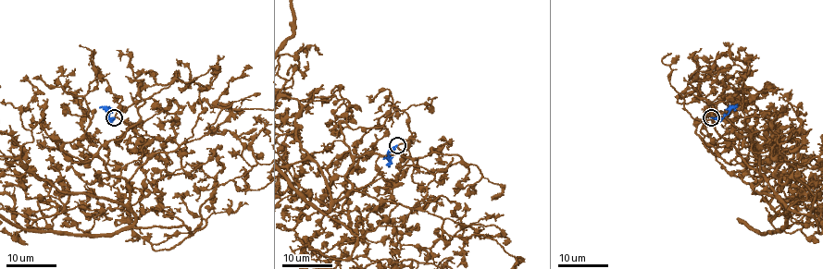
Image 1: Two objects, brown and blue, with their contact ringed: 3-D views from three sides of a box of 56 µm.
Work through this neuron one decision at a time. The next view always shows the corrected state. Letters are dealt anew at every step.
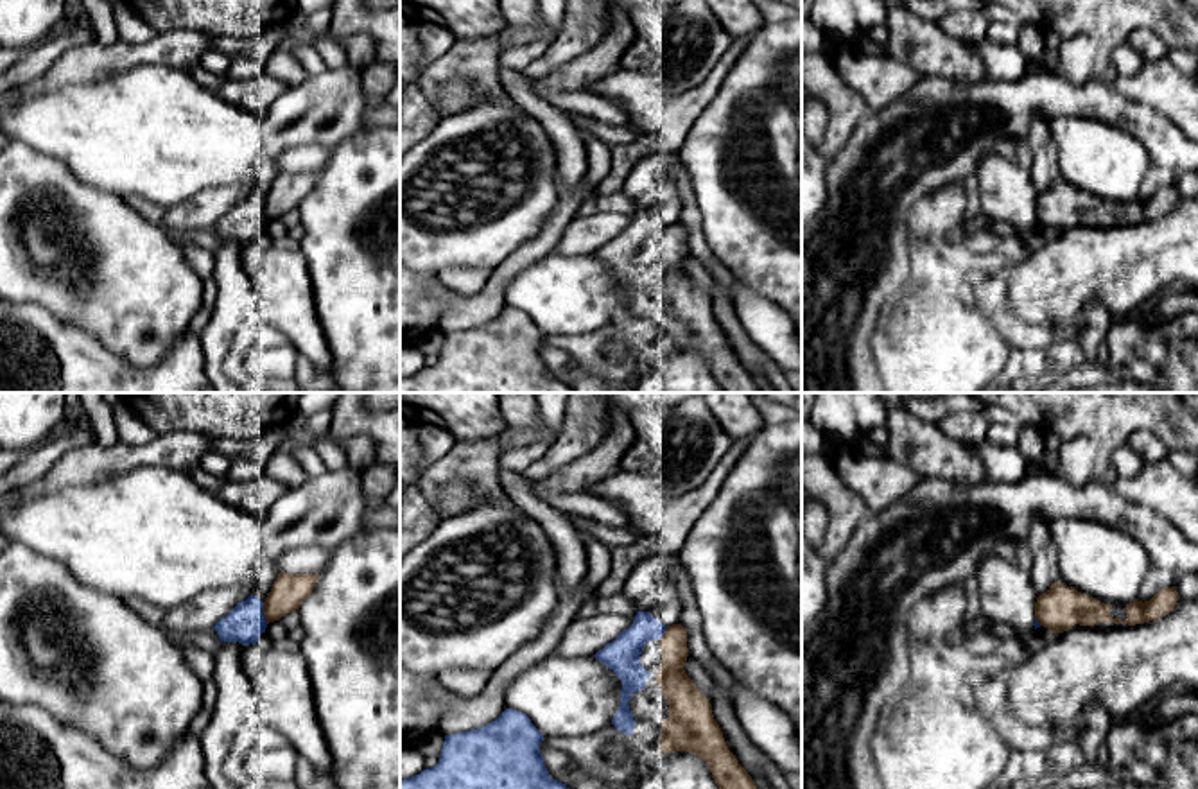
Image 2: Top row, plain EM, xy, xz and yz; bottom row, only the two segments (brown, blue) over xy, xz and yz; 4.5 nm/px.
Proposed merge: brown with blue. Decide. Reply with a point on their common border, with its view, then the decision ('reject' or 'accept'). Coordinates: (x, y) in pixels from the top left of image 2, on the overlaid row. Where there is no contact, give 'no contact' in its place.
xy (264, 614) | accept

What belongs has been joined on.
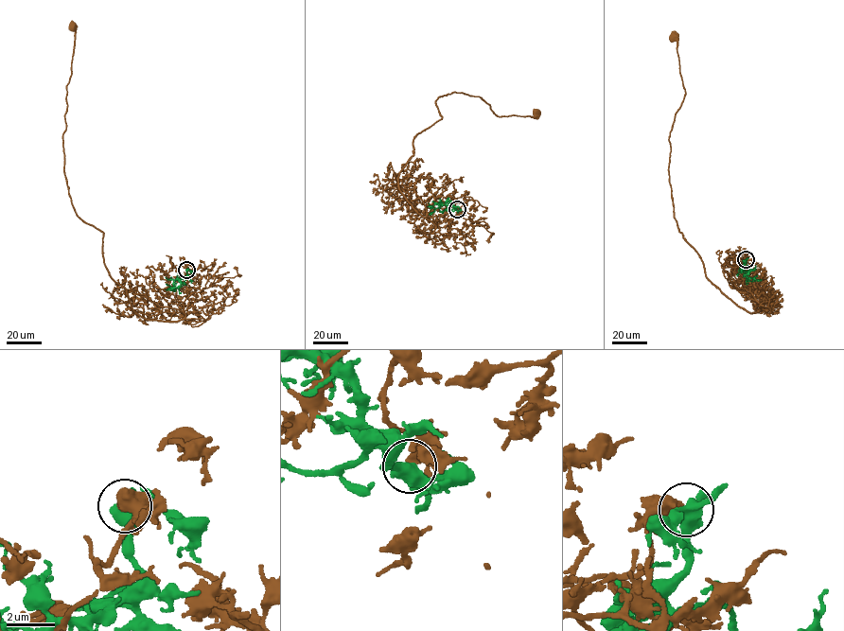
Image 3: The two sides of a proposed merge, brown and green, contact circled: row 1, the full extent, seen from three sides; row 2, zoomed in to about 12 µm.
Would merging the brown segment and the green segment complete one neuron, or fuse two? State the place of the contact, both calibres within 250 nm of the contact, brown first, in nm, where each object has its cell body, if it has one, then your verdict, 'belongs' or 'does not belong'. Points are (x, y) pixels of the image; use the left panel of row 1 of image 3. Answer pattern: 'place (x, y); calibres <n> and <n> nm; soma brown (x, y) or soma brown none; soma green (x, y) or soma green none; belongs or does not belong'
place (186, 270); calibres 550 and 550 nm; soma brown (73, 26); soma green none; does not belong

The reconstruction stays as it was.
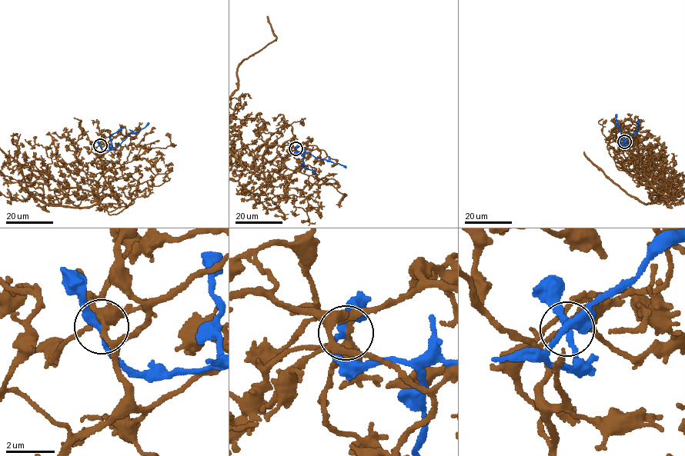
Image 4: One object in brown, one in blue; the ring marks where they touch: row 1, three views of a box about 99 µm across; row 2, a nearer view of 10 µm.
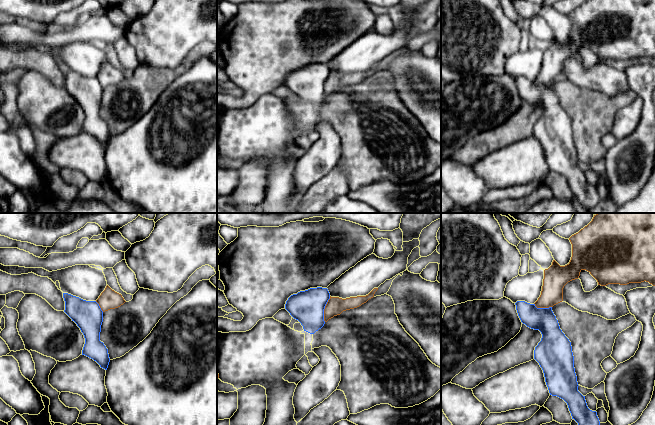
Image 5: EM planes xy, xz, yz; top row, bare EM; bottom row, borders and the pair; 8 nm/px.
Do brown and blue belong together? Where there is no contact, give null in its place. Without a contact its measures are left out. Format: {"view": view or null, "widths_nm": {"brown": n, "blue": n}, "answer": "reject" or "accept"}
{"view": "xz", "widths_nm": {"brown": 150, "blue": 260}, "answer": "reject"}

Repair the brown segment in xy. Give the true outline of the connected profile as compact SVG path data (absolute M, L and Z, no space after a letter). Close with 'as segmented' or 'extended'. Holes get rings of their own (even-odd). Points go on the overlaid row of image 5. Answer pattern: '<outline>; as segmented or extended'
M108 285L96 300L103 312L115 309L123 305L126 301L121 294L112 290Z; as segmented

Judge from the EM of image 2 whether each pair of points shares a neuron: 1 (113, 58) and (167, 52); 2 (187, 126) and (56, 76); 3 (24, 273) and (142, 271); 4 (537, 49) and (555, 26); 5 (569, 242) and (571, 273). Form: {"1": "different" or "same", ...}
{"1": "same", "2": "different", "3": "same", "4": "different", "5": "different"}

